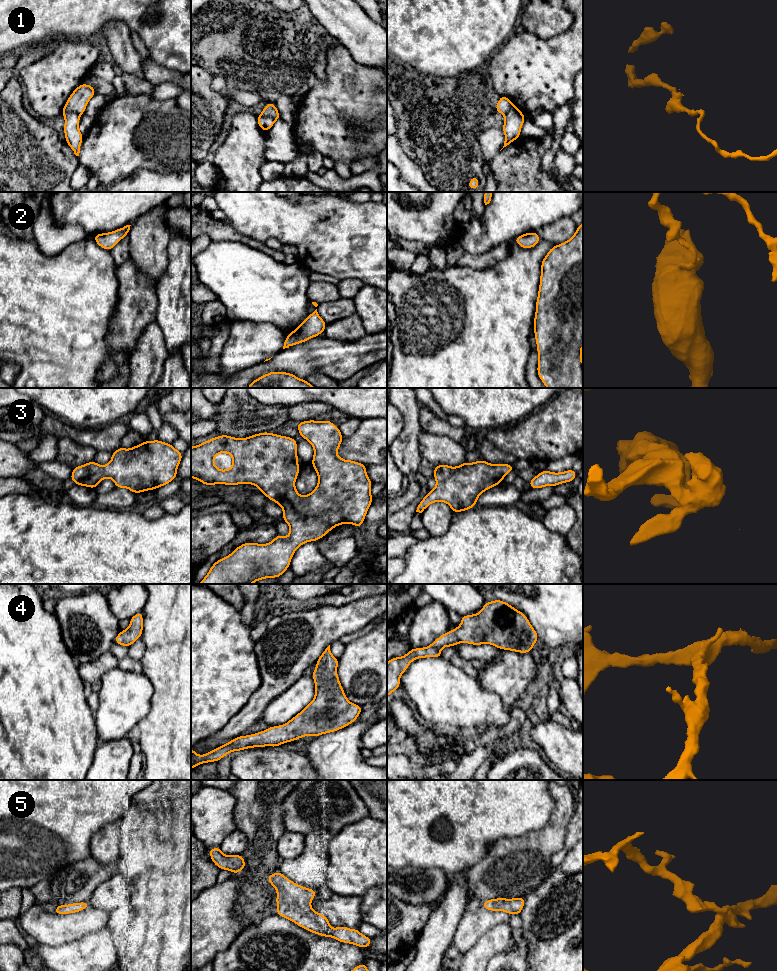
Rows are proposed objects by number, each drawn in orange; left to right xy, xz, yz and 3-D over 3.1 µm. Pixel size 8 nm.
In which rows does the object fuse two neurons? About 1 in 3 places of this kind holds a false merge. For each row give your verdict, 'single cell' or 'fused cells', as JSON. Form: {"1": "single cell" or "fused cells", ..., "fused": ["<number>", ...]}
{"1": "fused cells", "2": "single cell", "3": "single cell", "4": "single cell", "5": "single cell", "fused": ["1"]}

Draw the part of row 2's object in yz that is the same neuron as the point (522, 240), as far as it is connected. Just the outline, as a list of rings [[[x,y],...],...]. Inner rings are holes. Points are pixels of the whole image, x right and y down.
[[[528,232],[516,237],[513,241],[524,249],[535,247],[540,242],[537,232]]]

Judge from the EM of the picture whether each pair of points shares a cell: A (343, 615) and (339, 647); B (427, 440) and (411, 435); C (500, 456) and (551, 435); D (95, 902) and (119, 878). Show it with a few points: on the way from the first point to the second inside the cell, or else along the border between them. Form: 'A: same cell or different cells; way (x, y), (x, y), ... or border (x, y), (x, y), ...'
A: different cells; border (338, 639), (330, 645)
B: different cells; border (421, 431), (418, 436), (418, 450), (422, 457)
C: different cells; border (488, 440), (500, 449), (510, 453), (516, 459)
D: same cell; way (101, 896), (113, 884)

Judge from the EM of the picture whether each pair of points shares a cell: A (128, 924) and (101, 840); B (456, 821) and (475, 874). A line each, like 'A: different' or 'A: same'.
A: different
B: different

